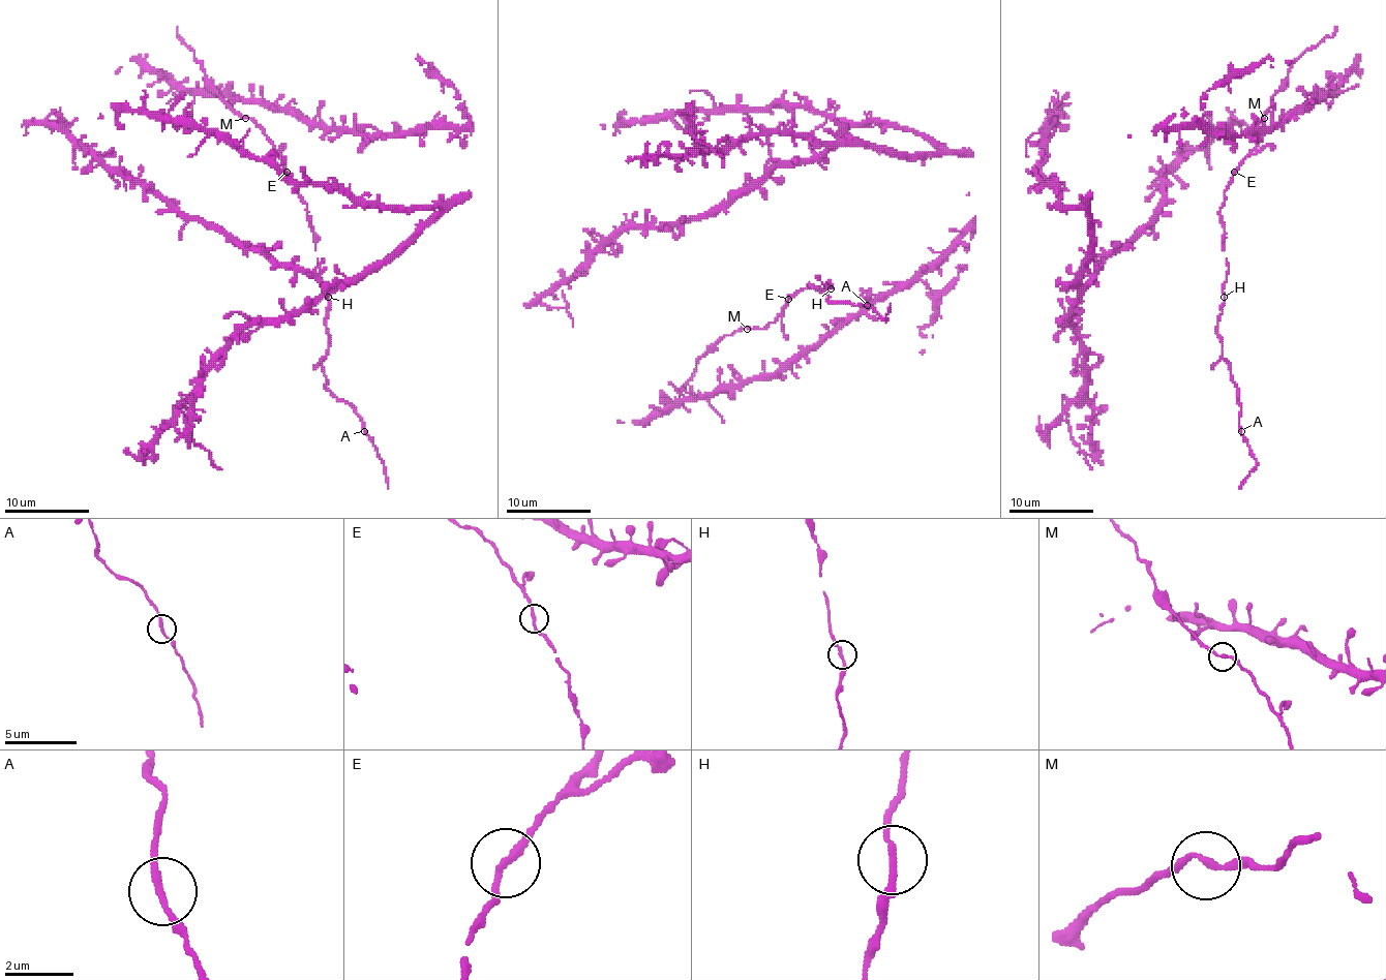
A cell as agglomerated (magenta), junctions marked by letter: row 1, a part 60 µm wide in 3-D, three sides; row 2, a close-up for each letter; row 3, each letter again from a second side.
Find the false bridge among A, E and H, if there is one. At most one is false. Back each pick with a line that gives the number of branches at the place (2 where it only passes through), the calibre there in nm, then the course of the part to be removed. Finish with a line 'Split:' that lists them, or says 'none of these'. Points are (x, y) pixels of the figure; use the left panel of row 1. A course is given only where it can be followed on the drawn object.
Split: none of these

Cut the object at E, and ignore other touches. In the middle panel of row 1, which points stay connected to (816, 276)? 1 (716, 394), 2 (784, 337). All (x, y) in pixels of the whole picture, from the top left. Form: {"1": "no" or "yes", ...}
{"1": "yes", "2": "no"}

